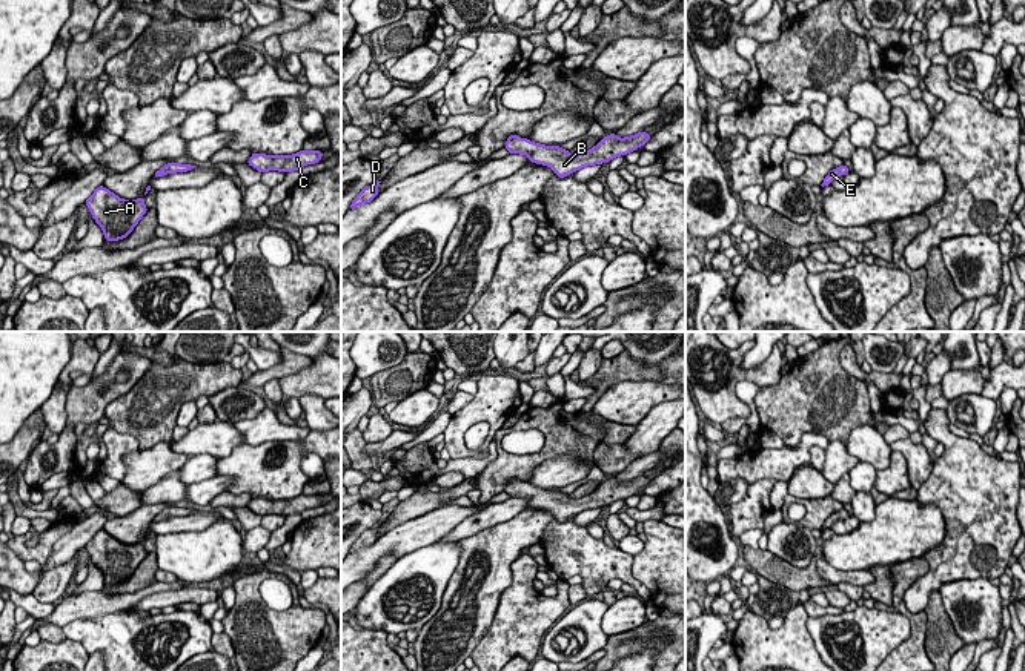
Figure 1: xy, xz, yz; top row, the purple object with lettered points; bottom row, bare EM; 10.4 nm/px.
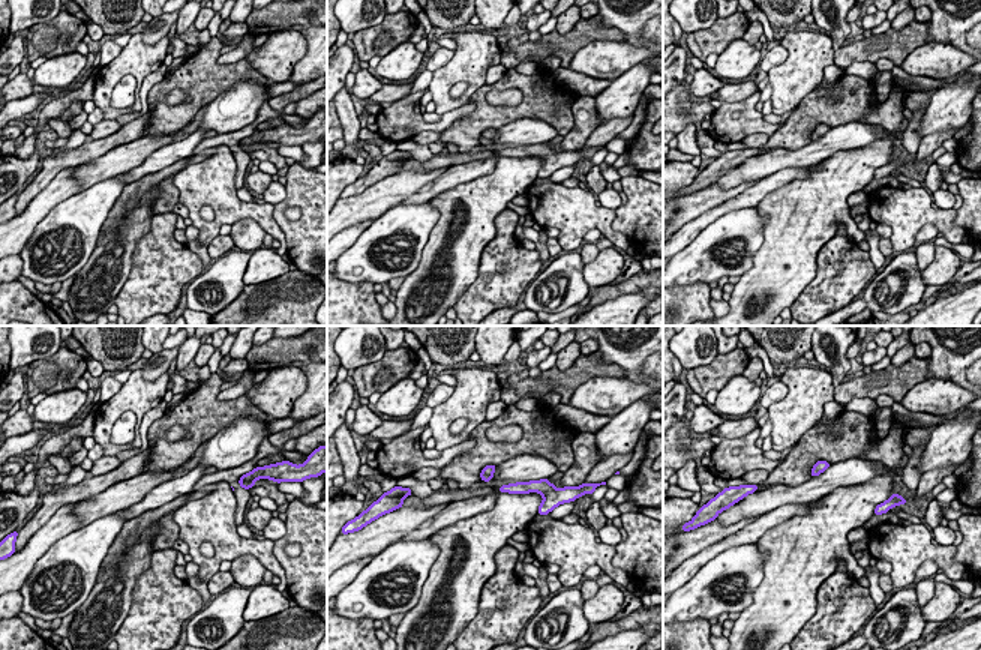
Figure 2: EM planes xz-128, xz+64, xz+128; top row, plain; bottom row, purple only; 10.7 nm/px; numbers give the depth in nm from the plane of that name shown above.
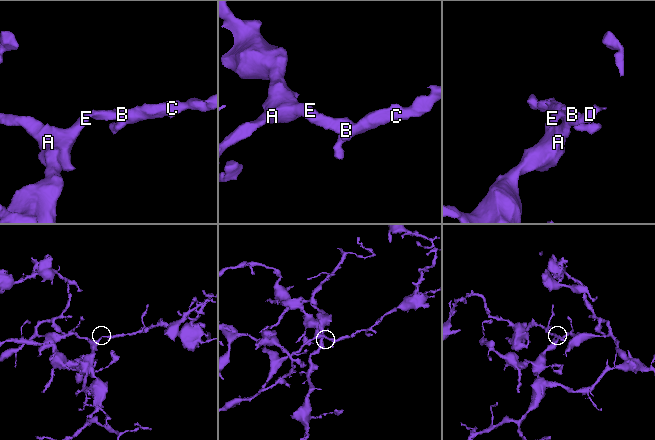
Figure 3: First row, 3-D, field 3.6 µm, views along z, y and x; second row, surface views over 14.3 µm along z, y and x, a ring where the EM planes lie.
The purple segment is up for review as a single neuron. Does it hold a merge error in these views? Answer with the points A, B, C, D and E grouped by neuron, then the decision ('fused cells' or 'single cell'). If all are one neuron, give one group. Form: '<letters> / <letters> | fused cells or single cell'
A B C D E | single cell

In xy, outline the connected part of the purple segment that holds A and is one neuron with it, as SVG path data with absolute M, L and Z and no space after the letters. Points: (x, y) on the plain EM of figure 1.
M104 530L95 533L86 544L86 550L95 567L103 573L106 585L126 582L148 556L144 539L138 544L128 545Z

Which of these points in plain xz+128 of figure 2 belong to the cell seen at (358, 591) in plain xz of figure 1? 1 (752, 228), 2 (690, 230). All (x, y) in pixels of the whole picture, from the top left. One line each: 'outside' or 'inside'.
1: outside
2: inside

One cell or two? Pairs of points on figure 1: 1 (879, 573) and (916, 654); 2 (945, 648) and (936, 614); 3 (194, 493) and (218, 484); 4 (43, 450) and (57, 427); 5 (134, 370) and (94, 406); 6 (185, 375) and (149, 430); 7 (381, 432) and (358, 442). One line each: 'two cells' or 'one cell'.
1: two cells
2: one cell
3: one cell
4: two cells
5: one cell
6: one cell
7: two cells

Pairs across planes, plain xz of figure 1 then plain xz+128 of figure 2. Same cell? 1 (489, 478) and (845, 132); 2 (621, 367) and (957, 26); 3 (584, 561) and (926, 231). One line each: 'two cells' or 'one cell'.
1: two cells
2: two cells
3: two cells

